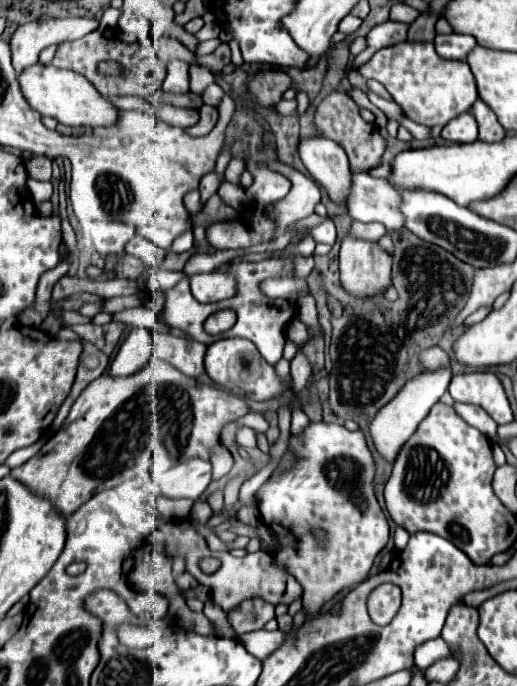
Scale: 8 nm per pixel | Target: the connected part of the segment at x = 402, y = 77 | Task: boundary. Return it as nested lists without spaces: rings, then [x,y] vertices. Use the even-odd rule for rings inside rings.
[[[403,41],[389,49],[381,49],[365,65],[361,65],[359,71],[363,77],[379,81],[401,107],[405,117],[427,127],[447,125],[451,119],[469,111],[479,97],[469,65],[465,61],[439,57],[433,43]]]

